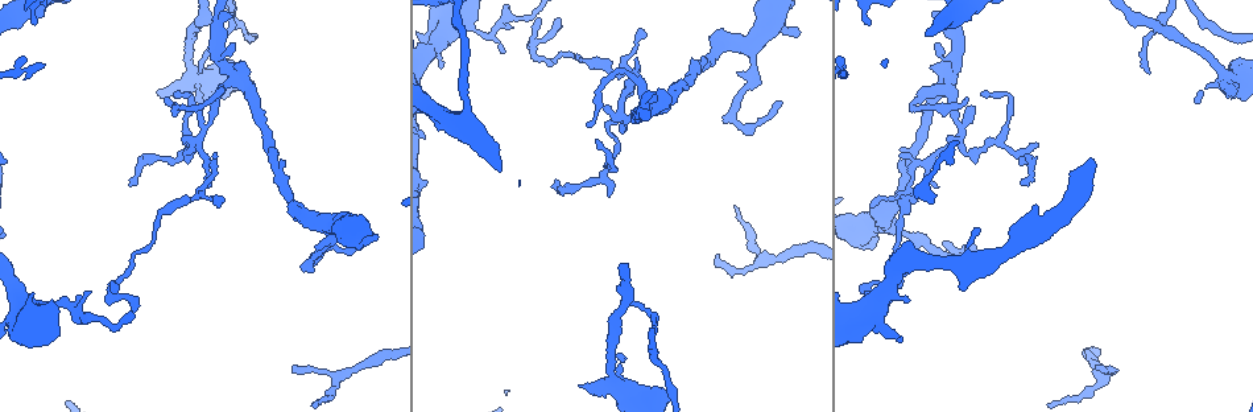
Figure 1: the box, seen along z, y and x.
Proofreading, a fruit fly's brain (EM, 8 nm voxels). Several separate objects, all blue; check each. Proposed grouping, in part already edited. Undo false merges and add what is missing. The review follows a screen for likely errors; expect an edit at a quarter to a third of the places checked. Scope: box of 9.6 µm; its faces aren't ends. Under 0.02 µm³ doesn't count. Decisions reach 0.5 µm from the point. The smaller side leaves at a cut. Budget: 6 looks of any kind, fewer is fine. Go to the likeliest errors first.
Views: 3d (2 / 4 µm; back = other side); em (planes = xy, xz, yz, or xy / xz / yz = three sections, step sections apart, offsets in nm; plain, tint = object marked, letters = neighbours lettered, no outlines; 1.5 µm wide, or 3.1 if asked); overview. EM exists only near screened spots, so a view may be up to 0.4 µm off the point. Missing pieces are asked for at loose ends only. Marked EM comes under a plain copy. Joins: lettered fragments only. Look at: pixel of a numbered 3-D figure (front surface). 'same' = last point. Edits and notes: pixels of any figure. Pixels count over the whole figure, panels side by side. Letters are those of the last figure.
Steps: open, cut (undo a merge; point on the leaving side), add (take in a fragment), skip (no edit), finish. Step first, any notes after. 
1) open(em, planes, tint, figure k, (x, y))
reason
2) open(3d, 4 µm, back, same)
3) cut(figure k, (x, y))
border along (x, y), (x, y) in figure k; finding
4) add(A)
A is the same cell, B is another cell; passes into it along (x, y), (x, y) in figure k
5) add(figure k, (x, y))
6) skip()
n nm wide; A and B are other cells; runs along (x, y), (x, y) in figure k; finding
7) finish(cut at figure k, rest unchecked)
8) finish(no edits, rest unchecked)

open(3d, 2 µm, figure 1, (500, 53))
free end

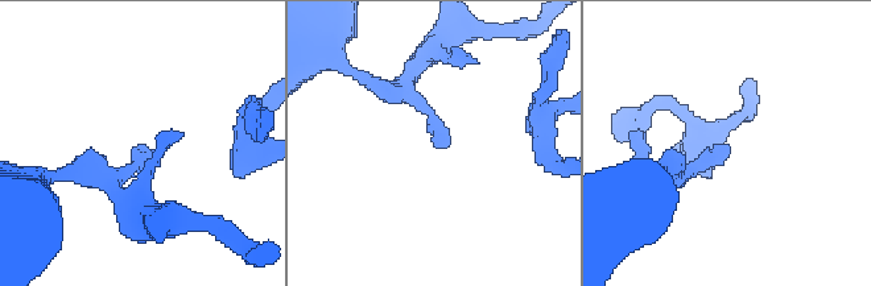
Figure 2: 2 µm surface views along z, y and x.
open(em, planes, letters, figure 2, (445, 148))
now the EM

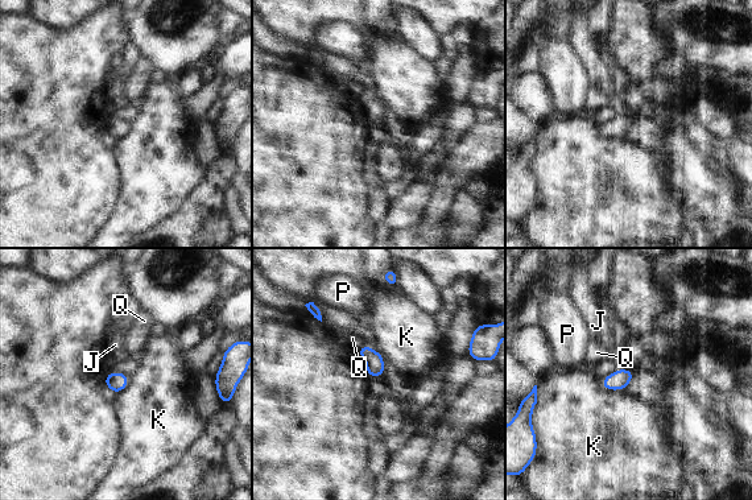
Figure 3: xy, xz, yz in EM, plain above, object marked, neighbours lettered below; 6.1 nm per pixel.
skip()
K touches over 170 nm; J, K, P and Q are other cells; border along (600, 381), (608, 389), (626, 389) in figure 3; no lettered fragment goes on from it

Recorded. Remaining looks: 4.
open(3d, 4 µm, figure 1, (992, 142))
arms part here

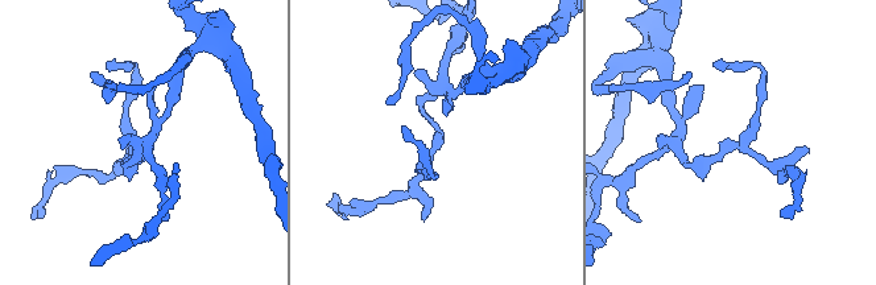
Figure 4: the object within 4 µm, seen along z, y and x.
open(em, planes, letters, figure 4, (737, 146))

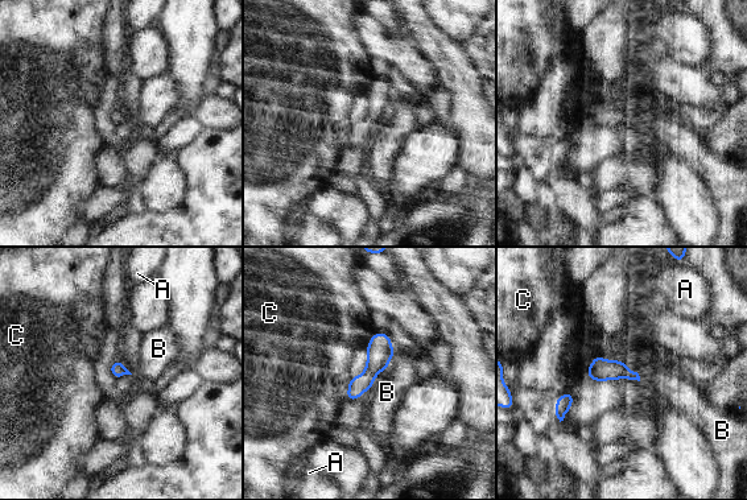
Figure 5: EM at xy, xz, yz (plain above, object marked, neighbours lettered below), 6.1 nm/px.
skip()
A, B and C are other cells; continuous, no second neuron

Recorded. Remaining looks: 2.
open(em, planes, tint, figure 1, (230, 11))
abrupt turn

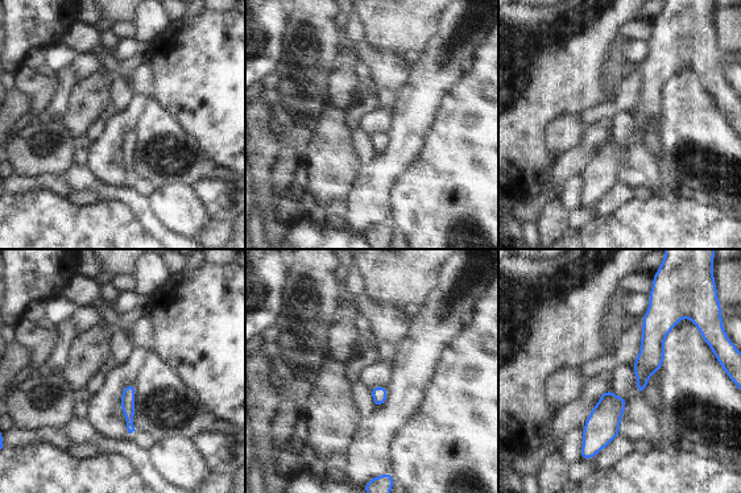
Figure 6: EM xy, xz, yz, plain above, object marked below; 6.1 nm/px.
open(em, planes, letters, same)
what lies round it

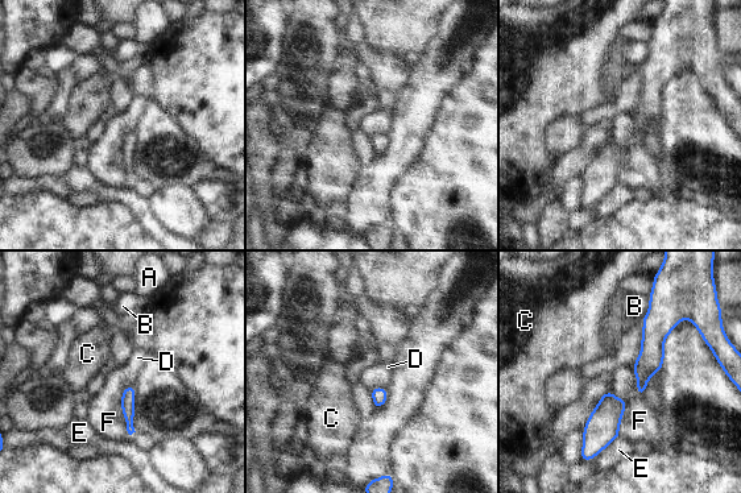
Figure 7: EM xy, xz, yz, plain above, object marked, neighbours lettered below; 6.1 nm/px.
skip()
A, B, C, D, E and F are other cells; runs along (655, 299), (653, 352), (640, 392) in figure 7; one neuron here

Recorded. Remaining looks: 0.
finish(no edits, rest unchecked)

